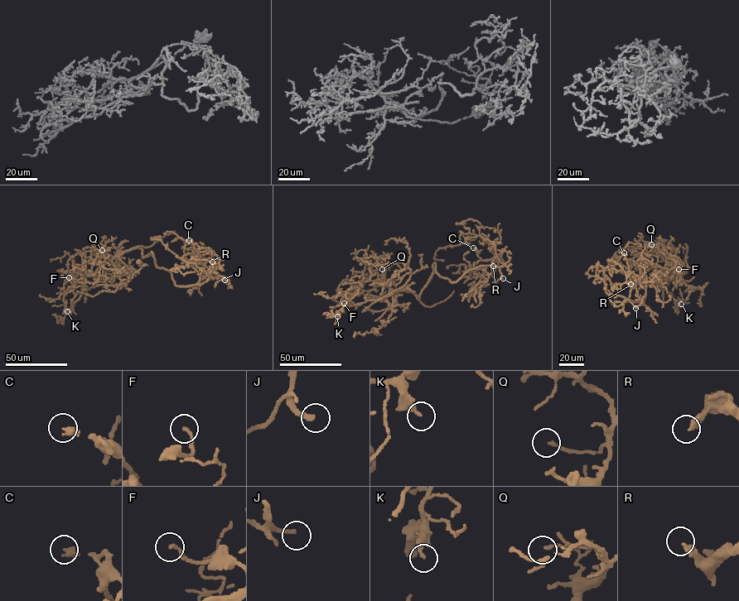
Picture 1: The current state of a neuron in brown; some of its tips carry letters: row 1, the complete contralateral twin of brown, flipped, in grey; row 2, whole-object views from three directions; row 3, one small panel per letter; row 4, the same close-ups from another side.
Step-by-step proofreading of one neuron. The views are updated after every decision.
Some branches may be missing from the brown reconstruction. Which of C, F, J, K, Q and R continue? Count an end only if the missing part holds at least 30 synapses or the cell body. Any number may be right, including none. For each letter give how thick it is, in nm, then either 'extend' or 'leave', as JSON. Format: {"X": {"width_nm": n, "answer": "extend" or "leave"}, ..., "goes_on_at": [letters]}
{"C": {"width_nm": 300, "answer": "extend"}, "F": {"width_nm": 150, "answer": "leave"}, "J": {"width_nm": 200, "answer": "extend"}, "K": {"width_nm": 220, "answer": "leave"}, "Q": {"width_nm": 140, "answer": "leave"}, "R": {"width_nm": 320, "answer": "extend"}, "goes_on_at": ["C", "J", "R"]}

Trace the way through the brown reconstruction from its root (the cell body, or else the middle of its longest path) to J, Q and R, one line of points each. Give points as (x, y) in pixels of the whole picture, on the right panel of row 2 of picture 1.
J: (637, 262), (645, 280), (645, 296), (643, 301), (625, 300), (625, 298), (629, 300), (635, 308)
Q: (637, 262), (641, 258), (647, 263), (668, 270), (674, 266), (676, 263), (673, 259), (667, 258), (651, 244)
R: (637, 262), (645, 280), (643, 301), (629, 301), (633, 286), (630, 271), (625, 274), (626, 281), (630, 284)

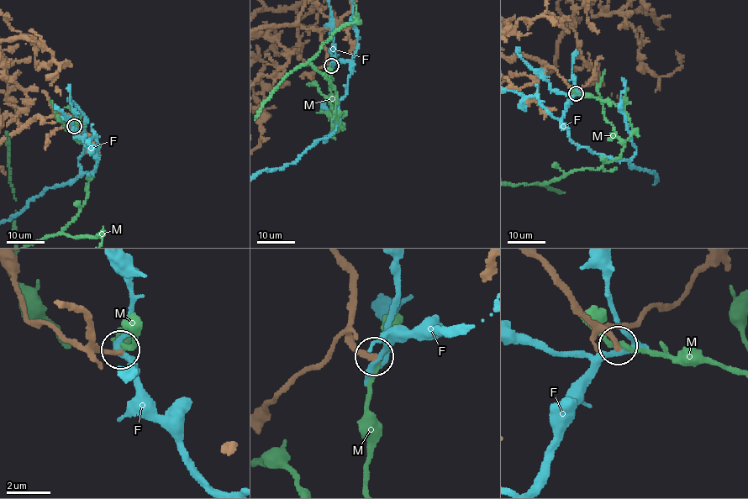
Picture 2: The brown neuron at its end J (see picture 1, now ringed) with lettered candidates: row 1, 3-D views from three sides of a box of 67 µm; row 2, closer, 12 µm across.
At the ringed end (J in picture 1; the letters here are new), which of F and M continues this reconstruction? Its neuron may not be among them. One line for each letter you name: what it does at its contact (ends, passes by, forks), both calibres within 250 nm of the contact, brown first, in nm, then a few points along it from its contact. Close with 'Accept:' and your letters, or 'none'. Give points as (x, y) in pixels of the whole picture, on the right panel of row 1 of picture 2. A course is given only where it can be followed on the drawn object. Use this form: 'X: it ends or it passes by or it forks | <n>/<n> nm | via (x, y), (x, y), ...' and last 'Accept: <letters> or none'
Accept: none

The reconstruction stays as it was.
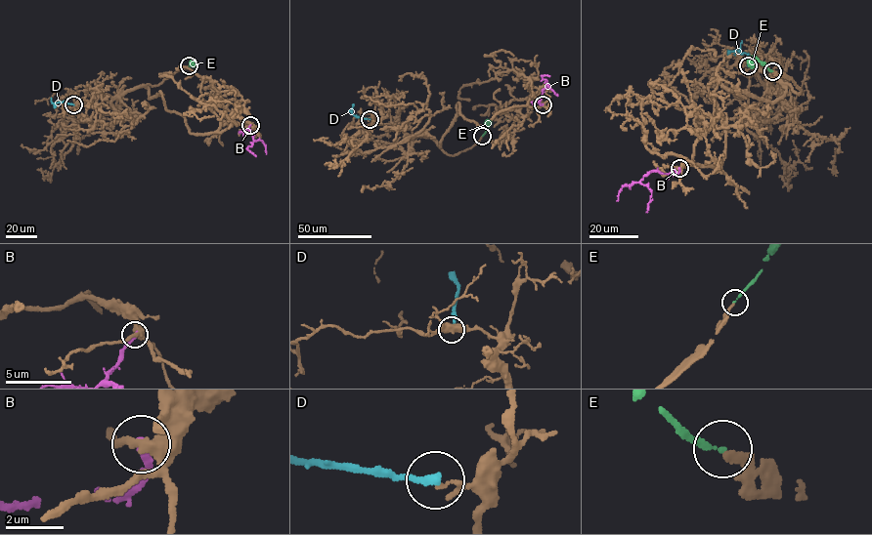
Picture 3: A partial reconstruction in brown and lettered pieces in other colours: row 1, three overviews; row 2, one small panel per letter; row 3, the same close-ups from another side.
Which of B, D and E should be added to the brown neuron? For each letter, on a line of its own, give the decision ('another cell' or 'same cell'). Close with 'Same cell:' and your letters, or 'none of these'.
B: another cell
D: another cell
E: another cell
Same cell: none of these

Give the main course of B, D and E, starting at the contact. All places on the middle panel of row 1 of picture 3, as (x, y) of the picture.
B: (542, 104), (539, 103), (542, 90), (547, 84), (542, 76), (549, 76)
D: (370, 119), (354, 115), (352, 104)
E: (482, 136), (490, 123), (488, 120)

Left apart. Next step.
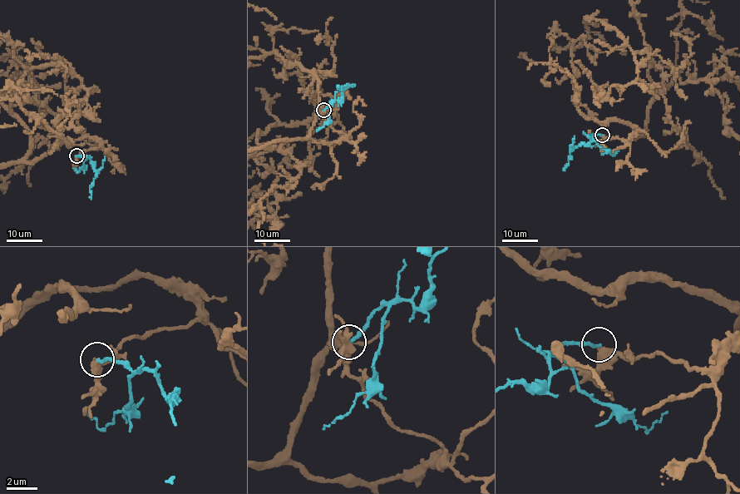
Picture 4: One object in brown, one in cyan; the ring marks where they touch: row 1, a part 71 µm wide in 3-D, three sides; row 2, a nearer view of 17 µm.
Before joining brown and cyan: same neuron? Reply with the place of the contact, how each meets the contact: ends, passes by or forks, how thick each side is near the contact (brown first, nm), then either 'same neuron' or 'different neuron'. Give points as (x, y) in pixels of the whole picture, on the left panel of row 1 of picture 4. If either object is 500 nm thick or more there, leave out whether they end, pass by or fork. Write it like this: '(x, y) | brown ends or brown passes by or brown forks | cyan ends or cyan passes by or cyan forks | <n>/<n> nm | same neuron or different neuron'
(76, 155) | brown ends | cyan ends | 480/240 nm | different neuron

